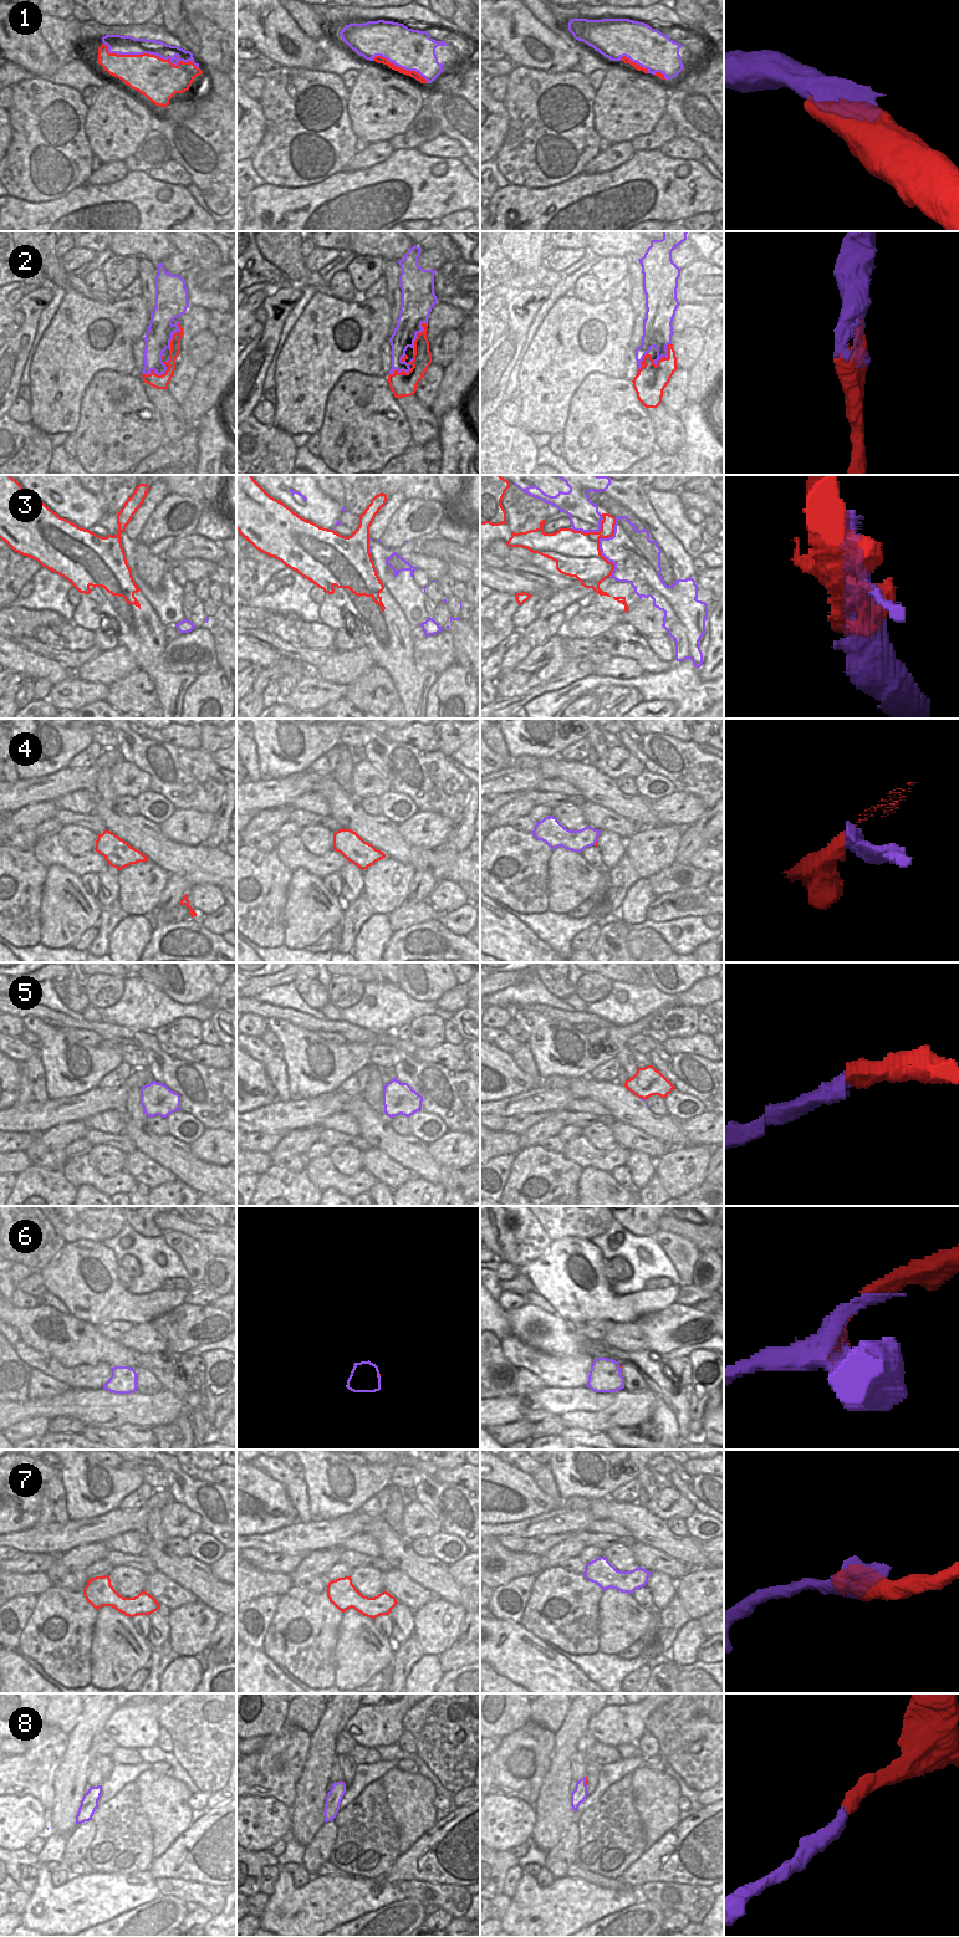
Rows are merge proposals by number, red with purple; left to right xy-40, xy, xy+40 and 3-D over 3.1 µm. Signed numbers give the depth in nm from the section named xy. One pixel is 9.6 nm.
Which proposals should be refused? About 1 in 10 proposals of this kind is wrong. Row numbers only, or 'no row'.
4

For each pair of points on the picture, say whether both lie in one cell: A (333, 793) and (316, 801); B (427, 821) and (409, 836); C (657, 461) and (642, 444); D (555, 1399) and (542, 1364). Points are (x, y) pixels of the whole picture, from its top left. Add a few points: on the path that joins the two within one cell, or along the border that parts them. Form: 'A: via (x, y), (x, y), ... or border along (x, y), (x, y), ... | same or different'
A: border along (317, 791), (326, 798), (330, 814) | different
B: border along (402, 824), (411, 829), (417, 826), (444, 841) | different
C: border along (656, 448), (647, 456), (636, 461) | different
D: border along (546, 1386), (581, 1388) | different

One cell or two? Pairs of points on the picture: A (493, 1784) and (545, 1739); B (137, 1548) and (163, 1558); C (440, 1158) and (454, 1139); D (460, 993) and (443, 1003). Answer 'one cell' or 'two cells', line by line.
A: one cell
B: two cells
C: two cells
D: one cell

